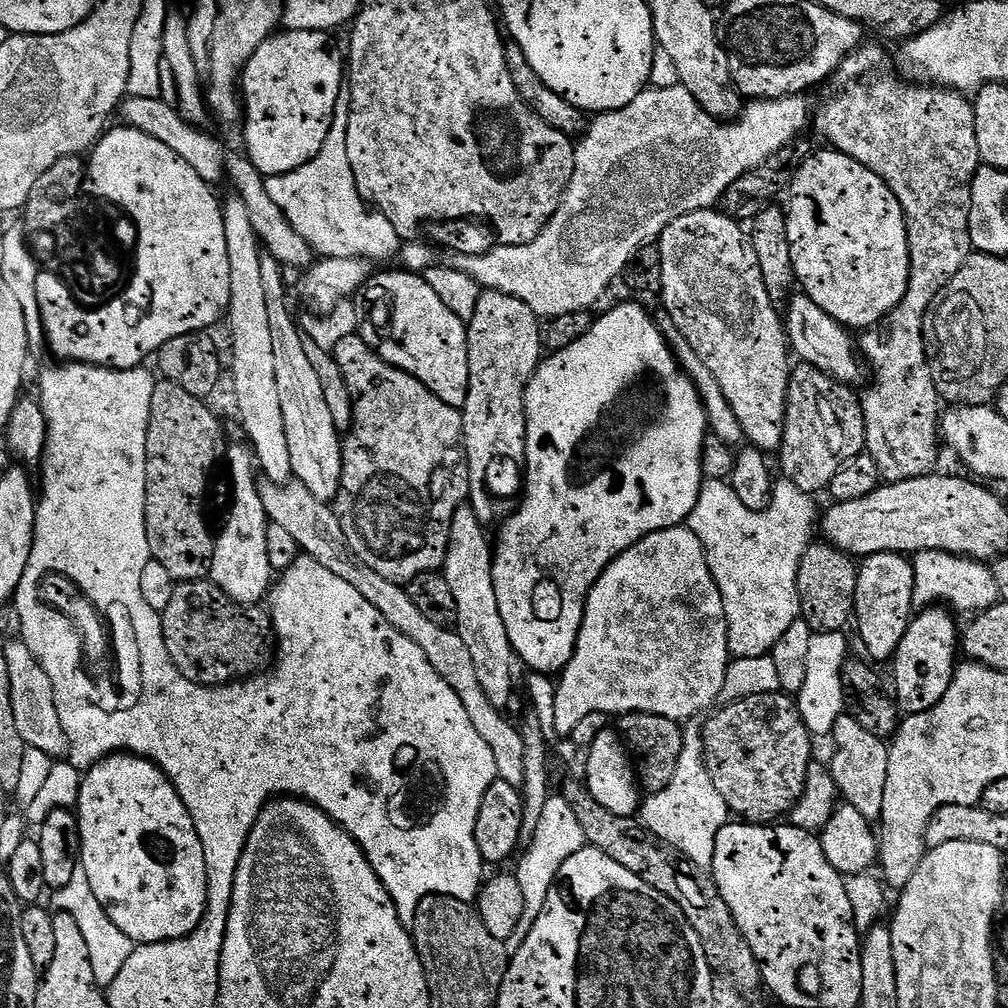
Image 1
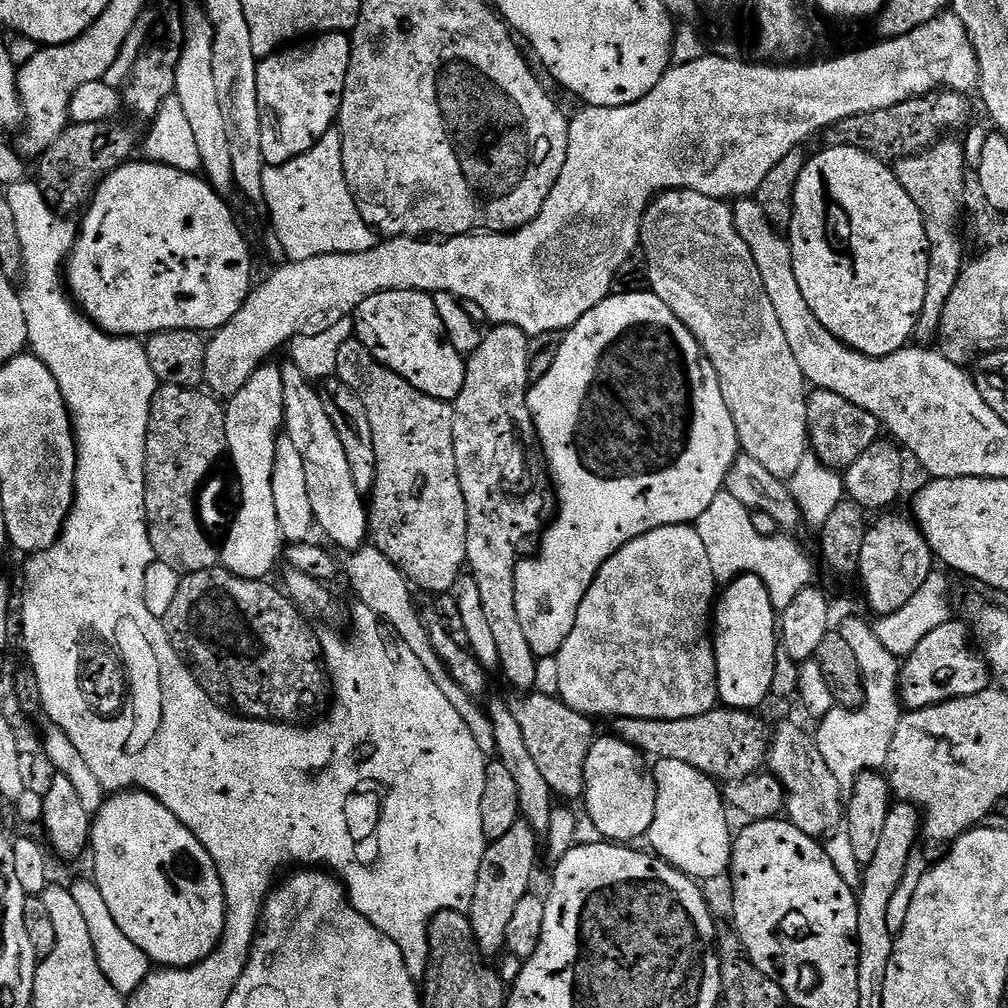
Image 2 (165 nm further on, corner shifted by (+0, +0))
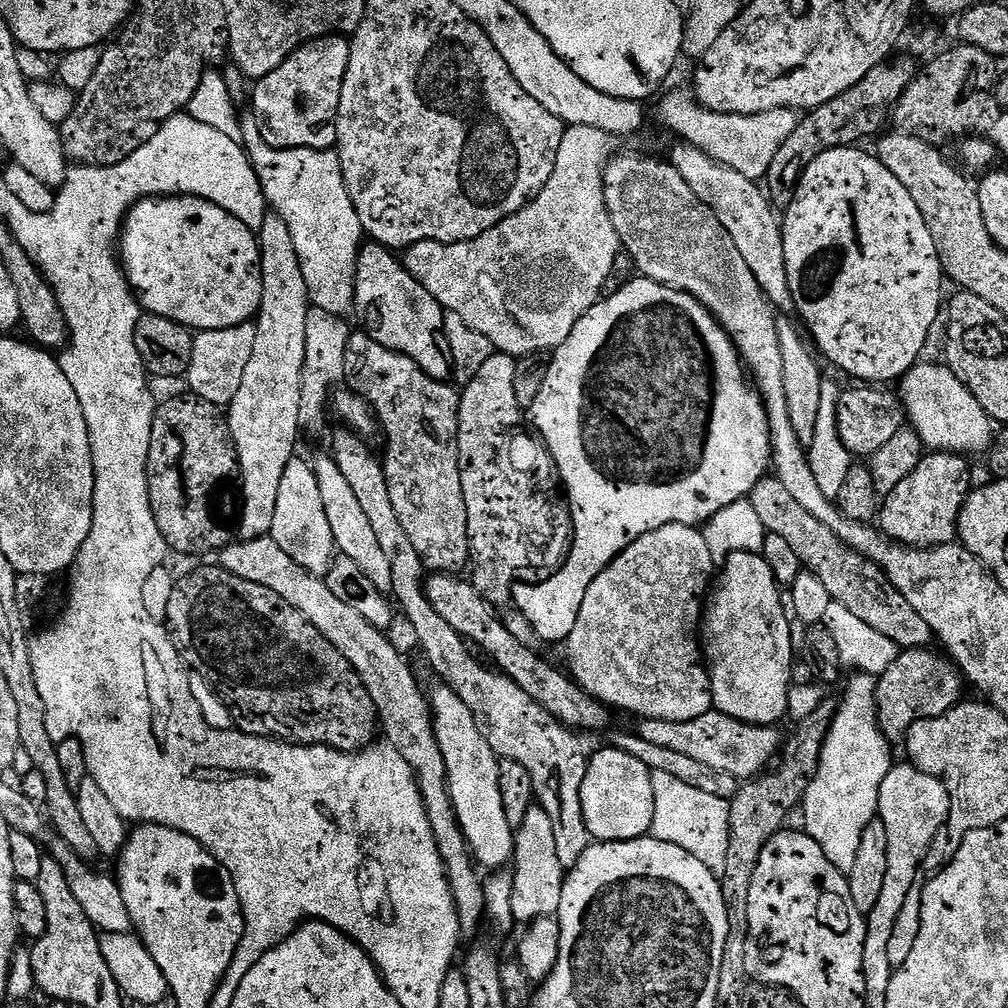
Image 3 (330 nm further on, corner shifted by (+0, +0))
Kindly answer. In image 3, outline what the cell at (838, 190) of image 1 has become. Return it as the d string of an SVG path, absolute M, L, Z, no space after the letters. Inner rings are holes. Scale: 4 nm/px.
M863 147L835 148L826 150L826 154L818 154L810 166L800 176L800 185L796 187L794 202L782 216L784 230L784 249L786 250L786 274L792 291L792 303L795 311L800 311L804 319L803 327L810 337L811 343L818 349L819 355L836 368L841 368L848 376L853 376L856 382L884 382L880 380L899 381L911 368L915 368L924 347L928 344L928 335L936 324L936 319L942 316L942 301L944 296L944 284L946 277L944 268L938 258L938 246L934 246L934 237L930 235L930 229L926 227L926 218L922 218L922 210L918 210L918 202L910 198L910 190L882 166L879 156L871 151L863 152Z

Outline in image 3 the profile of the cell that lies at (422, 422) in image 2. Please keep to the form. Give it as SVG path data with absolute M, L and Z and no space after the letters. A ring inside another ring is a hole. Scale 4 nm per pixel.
M363 330L353 331L352 337L346 346L346 370L344 379L347 387L356 395L361 396L372 408L372 413L376 416L379 431L384 431L384 454L382 452L382 463L386 474L386 486L390 486L390 502L394 502L394 511L398 513L398 522L402 522L402 527L406 530L414 550L422 558L425 569L432 574L456 574L460 567L469 563L468 555L468 519L466 518L466 498L462 494L462 474L458 466L458 410L460 409L460 392L451 383L430 378L410 358L398 354L394 350L386 350L386 346L378 346L374 338L370 338Z

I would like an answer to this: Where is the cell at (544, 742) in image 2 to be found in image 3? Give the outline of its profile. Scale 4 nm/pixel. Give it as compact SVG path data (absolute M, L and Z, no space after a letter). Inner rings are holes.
M336 430L333 431L330 441L330 447L332 447L330 455L332 461L338 466L338 470L342 470L347 484L352 489L354 498L358 498L358 502L366 514L366 519L370 521L370 527L374 530L374 535L378 537L378 543L380 543L382 551L386 553L392 578L391 595L398 601L399 611L400 608L404 611L409 624L412 626L412 632L416 635L417 642L420 643L425 656L432 663L433 670L440 675L439 679L448 684L450 690L454 690L454 694L458 694L458 698L462 698L462 702L466 702L470 714L474 714L474 722L478 722L478 730L482 734L482 738L486 738L486 742L490 742L490 750L494 750L494 754L500 760L518 762L518 766L523 766L530 774L530 782L534 782L534 790L536 791L535 803L544 808L546 814L550 814L550 822L554 822L554 839L558 850L558 862L562 862L562 866L566 870L578 866L578 858L582 858L582 854L586 854L588 845L593 843L582 814L582 778L586 778L586 770L590 759L589 753L587 751L584 753L584 744L580 741L583 739L573 729L560 724L550 713L542 710L542 706L538 706L538 702L534 702L534 698L530 698L530 694L526 694L526 690L522 690L522 686L515 684L509 676L475 661L464 637L455 632L438 615L438 610L434 610L434 606L424 589L426 583L424 563L418 554L418 550L414 550L409 536L406 535L406 530L402 527L402 522L398 522L398 513L394 511L394 502L390 502L390 486L386 486L384 465L377 453L375 456L368 449L368 443L369 441L358 432Z

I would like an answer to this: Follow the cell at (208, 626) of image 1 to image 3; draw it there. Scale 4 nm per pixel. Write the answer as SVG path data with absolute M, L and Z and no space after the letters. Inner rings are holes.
M219 566L213 568L196 568L193 572L188 572L184 577L179 577L174 586L174 594L170 594L170 610L166 627L171 635L172 642L176 649L180 651L180 659L193 673L196 672L204 680L209 680L214 687L220 691L220 696L233 708L232 716L236 719L235 727L248 736L266 736L274 740L279 740L286 744L299 744L301 746L315 746L318 748L333 748L336 752L362 752L377 739L378 717L374 698L370 698L370 690L358 678L356 671L322 638L322 634L290 602L278 598L274 590L266 590L266 586L258 586L258 582L246 582L246 578L238 578L230 574L226 569Z

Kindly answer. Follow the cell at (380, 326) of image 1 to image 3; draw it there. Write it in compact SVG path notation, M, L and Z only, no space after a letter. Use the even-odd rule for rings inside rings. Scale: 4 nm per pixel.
M364 242L360 245L358 262L356 263L356 302L354 316L360 319L359 327L378 342L378 346L386 346L386 350L394 350L414 362L418 362L420 369L430 378L445 382L453 379L452 355L450 354L450 342L444 333L445 310L404 268L403 259L393 249L385 248L383 244Z

